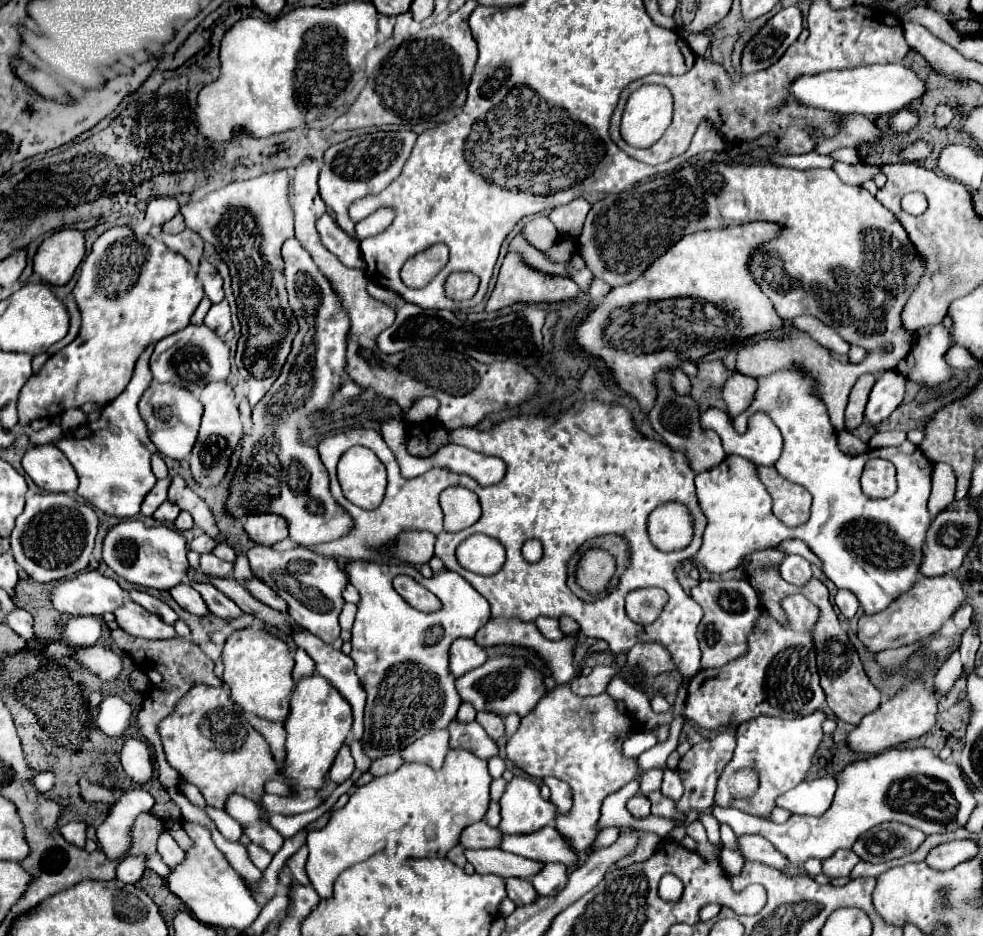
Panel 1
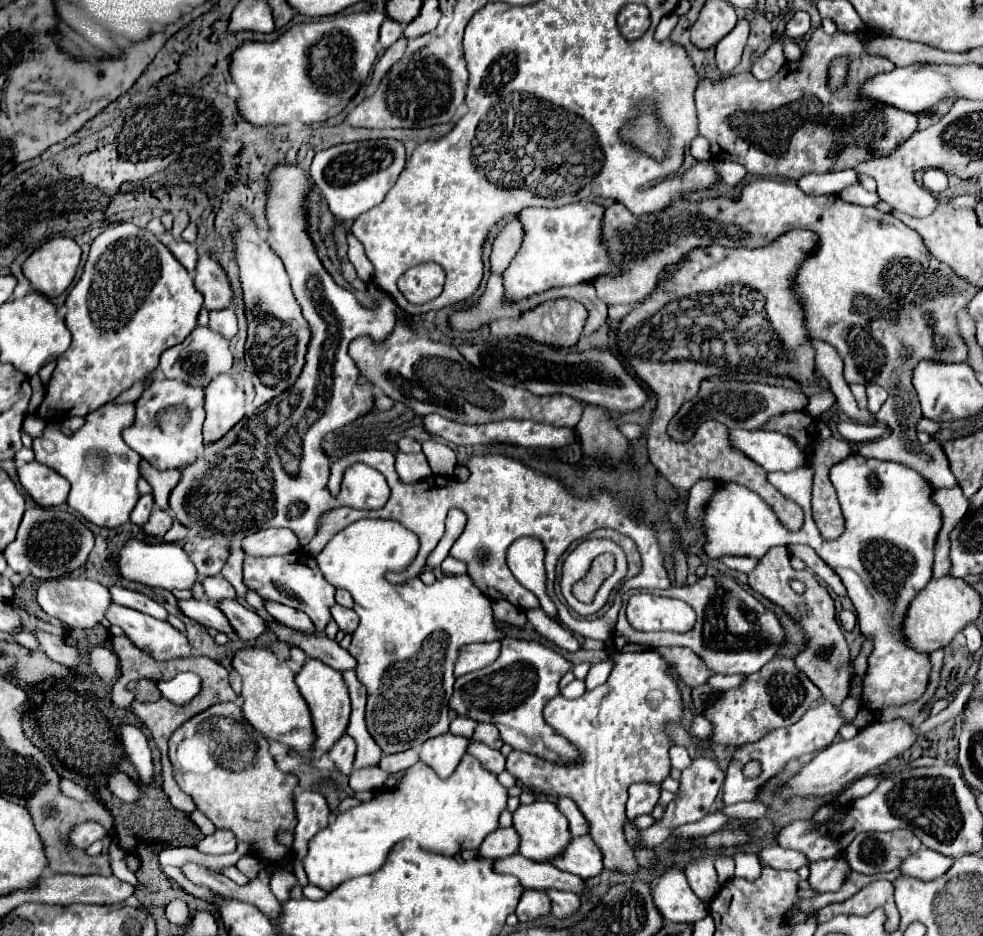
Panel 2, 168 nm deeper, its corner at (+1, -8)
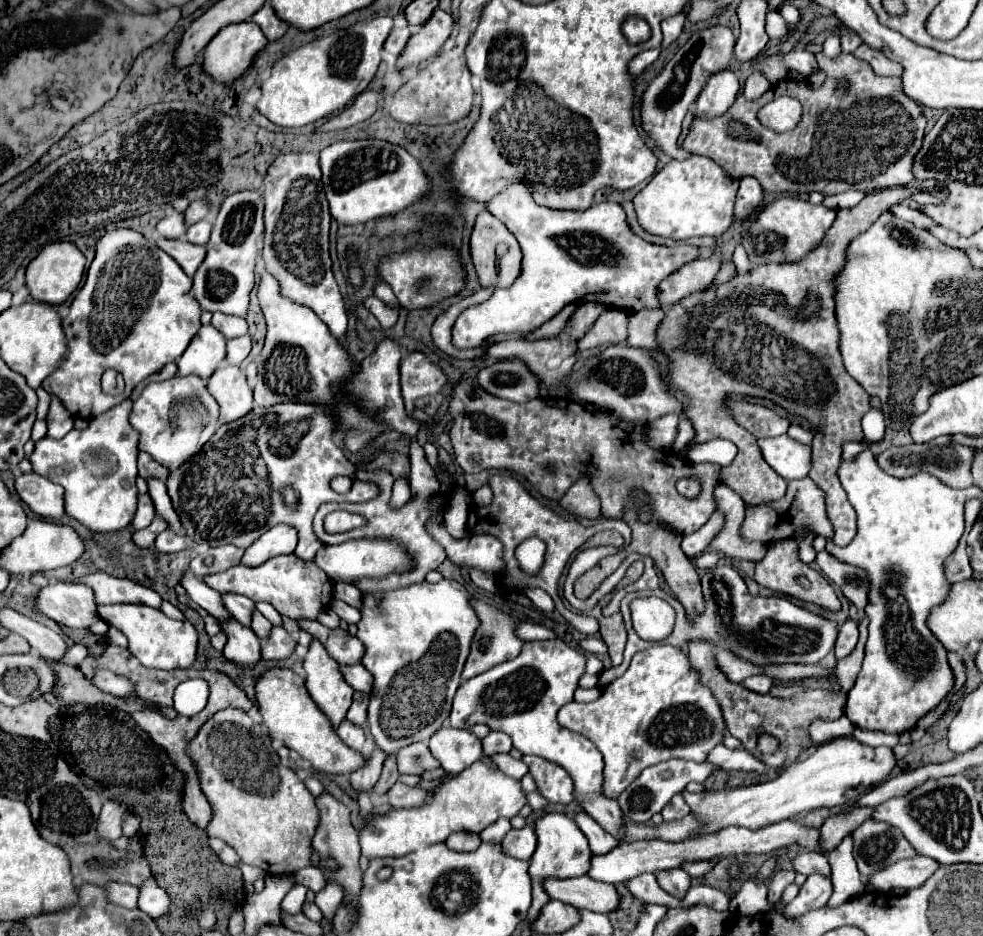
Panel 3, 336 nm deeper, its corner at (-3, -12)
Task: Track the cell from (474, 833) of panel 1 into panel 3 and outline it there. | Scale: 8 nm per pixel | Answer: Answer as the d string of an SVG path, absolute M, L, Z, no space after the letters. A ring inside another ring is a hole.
M525 826L521 830L509 830L503 838L503 850L505 854L511 854L517 860L529 860L535 852L537 836L531 826Z

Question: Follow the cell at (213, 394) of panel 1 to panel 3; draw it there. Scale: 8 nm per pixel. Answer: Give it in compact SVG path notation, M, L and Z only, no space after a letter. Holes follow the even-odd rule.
M221 366L209 378L209 392L219 402L219 422L227 424L245 416L253 408L253 390L239 366Z

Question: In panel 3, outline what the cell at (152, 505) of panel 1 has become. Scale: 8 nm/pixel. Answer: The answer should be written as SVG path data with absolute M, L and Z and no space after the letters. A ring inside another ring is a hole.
M139 494L137 496L137 512L133 516L133 528L135 530L141 530L141 528L147 528L151 524L151 520L155 518L155 506L151 504L151 496L149 494Z

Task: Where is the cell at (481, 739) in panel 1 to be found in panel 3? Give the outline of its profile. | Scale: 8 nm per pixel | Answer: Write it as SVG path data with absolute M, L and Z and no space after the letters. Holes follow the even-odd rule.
M497 754L497 756L491 756L493 760L495 760L495 764L499 766L499 770L503 772L503 774L507 774L507 776L511 776L511 778L517 778L517 780L521 780L529 770L527 770L527 766L521 762L521 760L515 760L515 758L511 758L509 754Z

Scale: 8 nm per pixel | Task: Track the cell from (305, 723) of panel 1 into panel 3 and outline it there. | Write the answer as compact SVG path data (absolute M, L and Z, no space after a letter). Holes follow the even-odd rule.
M313 640L305 656L303 668L307 672L305 686L311 698L327 714L333 726L339 726L339 722L345 718L351 706L351 696L353 696L351 686L347 686L339 670L341 668L339 662L335 662L329 656L321 640Z

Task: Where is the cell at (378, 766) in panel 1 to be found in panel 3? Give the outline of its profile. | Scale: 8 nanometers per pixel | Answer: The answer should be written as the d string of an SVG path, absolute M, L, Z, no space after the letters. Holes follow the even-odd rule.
M423 742L405 746L395 756L397 756L397 768L401 774L423 774L427 770L435 770L441 766Z

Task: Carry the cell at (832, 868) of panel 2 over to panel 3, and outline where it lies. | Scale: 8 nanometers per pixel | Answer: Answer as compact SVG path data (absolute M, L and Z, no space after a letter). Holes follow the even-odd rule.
M811 874L805 884L799 888L799 894L795 896L795 900L791 900L785 908L783 908L783 916L787 918L797 918L809 910L817 910L821 906L827 904L829 896L833 892L831 886L831 878L823 878L821 874Z

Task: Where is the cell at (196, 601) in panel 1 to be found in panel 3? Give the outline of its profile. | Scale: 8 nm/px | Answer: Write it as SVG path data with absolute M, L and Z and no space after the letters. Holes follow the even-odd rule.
M234 618L220 623L222 631L227 636L227 643L223 649L225 658L243 668L253 668L255 664L259 664L261 640L251 632L251 628L242 626Z

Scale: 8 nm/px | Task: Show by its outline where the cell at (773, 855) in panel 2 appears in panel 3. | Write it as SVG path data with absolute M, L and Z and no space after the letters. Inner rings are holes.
M799 854L795 860L793 860L793 868L795 872L801 872L805 876L809 874L823 874L823 876L831 876L831 868L829 868L829 862L827 862L827 856L825 854Z

